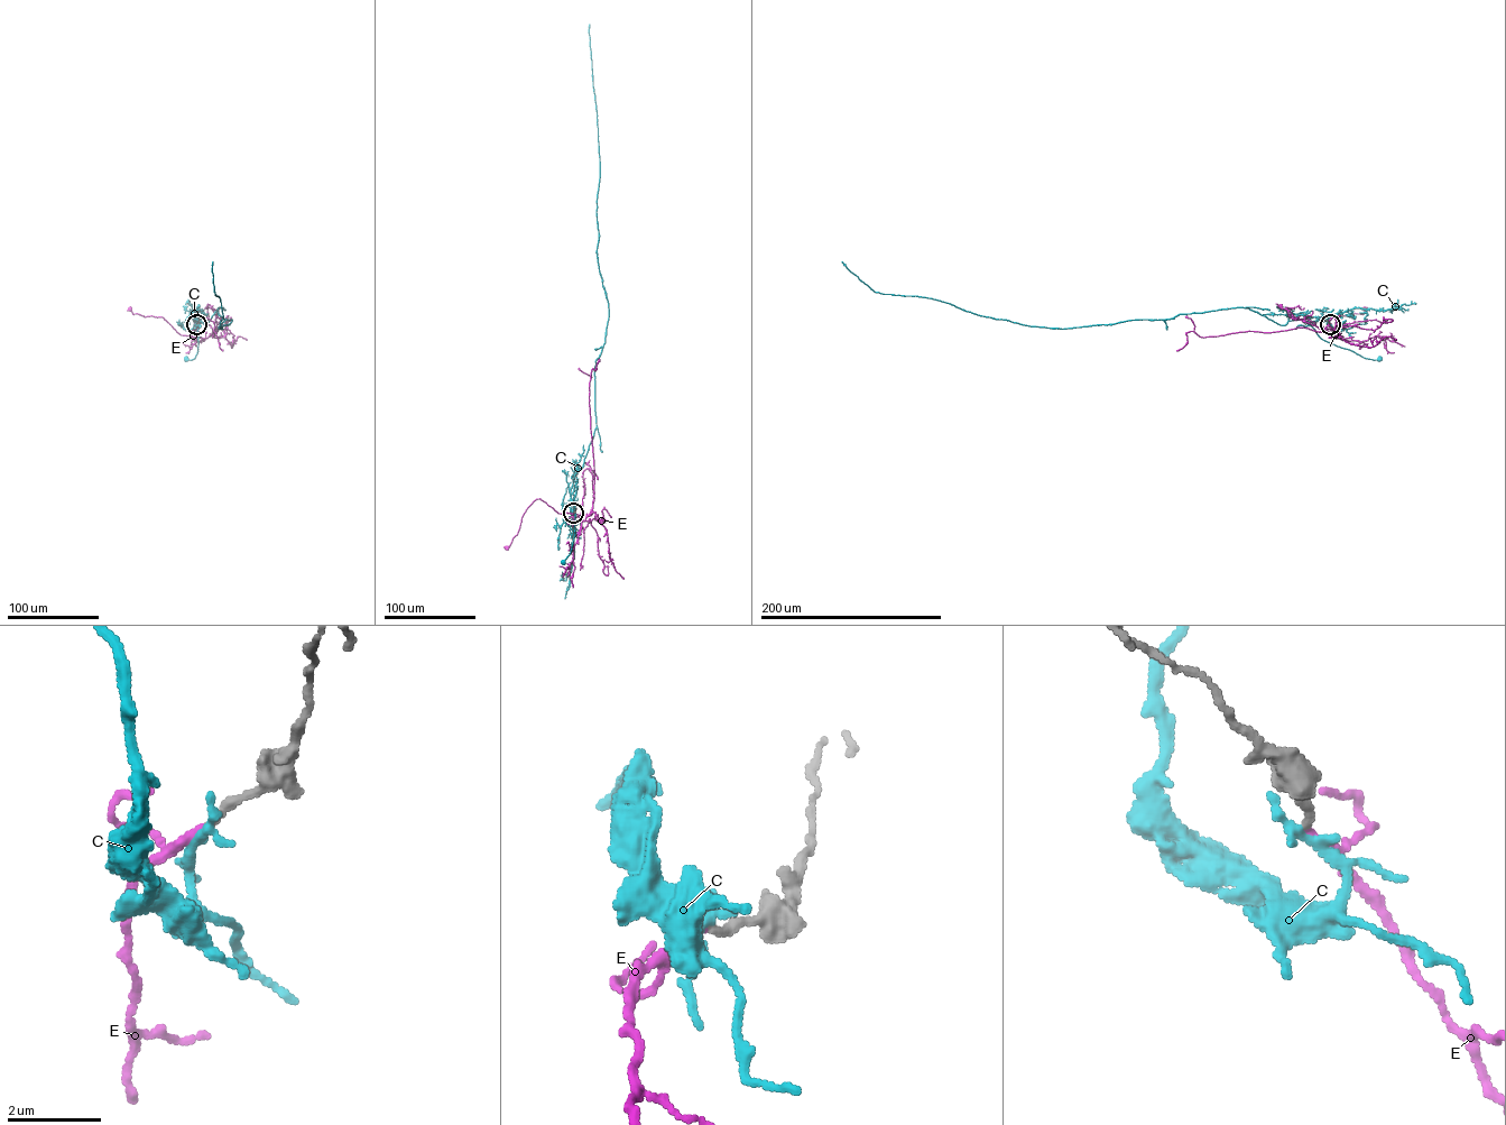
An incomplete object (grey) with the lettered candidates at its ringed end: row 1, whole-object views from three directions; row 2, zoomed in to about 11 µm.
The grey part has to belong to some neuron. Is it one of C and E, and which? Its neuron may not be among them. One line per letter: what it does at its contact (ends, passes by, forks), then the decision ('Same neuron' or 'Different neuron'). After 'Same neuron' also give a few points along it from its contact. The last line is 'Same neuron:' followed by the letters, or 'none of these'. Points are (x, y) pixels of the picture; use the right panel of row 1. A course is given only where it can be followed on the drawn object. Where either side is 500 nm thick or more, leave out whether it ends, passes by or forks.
C: It ends there. Different neuron
E: It ends there. Same neuron. Its course: (1330, 324), (1338, 338), (1332, 339), (1317, 316), (1363, 314), (1365, 309)
Same neuron: E

